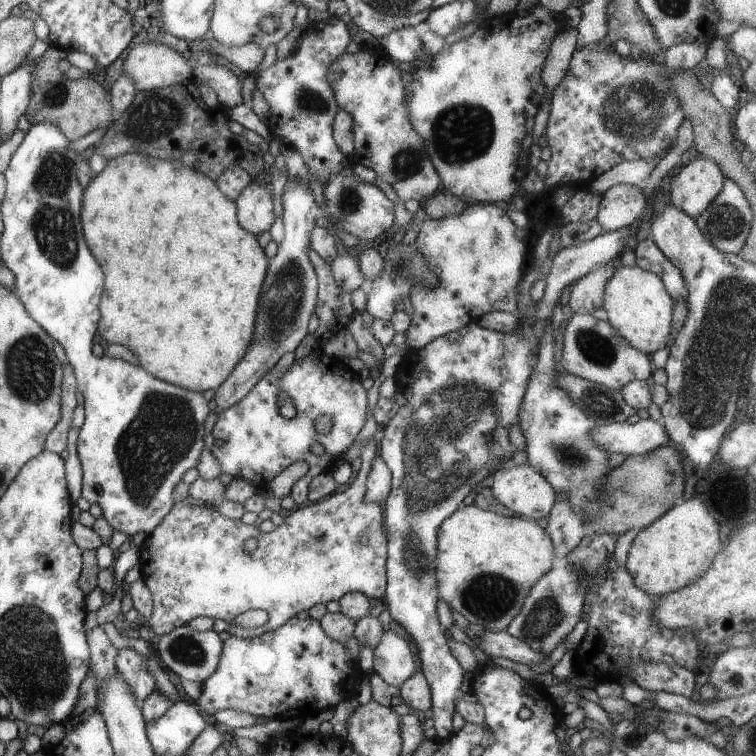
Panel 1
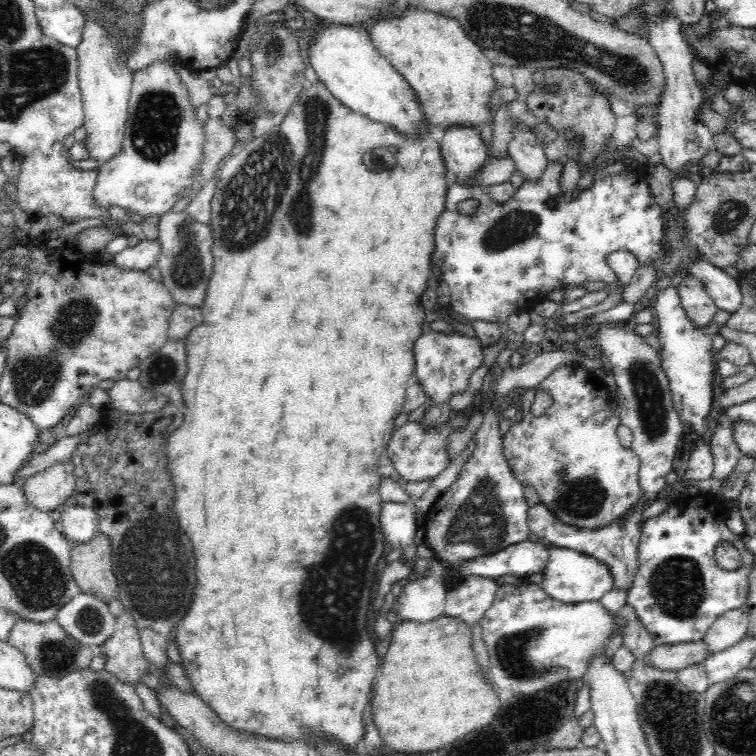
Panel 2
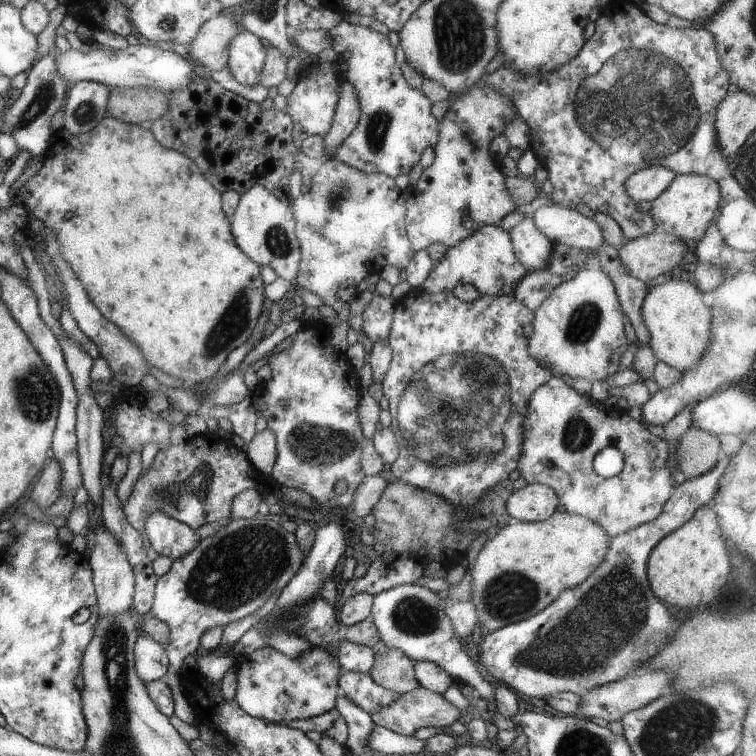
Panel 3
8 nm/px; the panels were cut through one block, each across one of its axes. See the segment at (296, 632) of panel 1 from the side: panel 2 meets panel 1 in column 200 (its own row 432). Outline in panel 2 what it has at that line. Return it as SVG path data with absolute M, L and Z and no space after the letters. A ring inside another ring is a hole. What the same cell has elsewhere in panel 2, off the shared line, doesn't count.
M668 287L656 294L656 303L653 309L656 318L655 327L658 330L658 357L660 367L666 373L668 387L670 387L670 399L672 407L680 417L682 430L694 432L699 440L707 439L711 434L711 427L717 418L712 406L714 398L714 372L717 371L715 359L712 358L712 350L716 350L716 341L720 327L726 325L732 312L718 309L712 322L706 326L696 326L685 313L681 305L677 289Z

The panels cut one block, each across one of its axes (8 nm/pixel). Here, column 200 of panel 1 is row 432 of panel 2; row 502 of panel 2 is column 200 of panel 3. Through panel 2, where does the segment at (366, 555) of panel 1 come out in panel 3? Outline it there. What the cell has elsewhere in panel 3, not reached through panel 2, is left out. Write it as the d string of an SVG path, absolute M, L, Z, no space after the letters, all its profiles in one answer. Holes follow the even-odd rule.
M255 513L248 519L230 518L226 525L218 528L217 532L200 540L191 552L172 561L169 570L157 577L152 605L147 615L165 623L169 629L168 640L163 645L168 665L165 674L160 679L171 691L174 714L179 720L185 724L197 724L178 678L183 673L183 658L188 654L194 655L199 649L201 633L205 629L223 626L227 622L247 616L250 612L257 610L274 590L281 592L285 583L300 567L303 559L303 554L295 542L295 535L281 526L280 518Z

